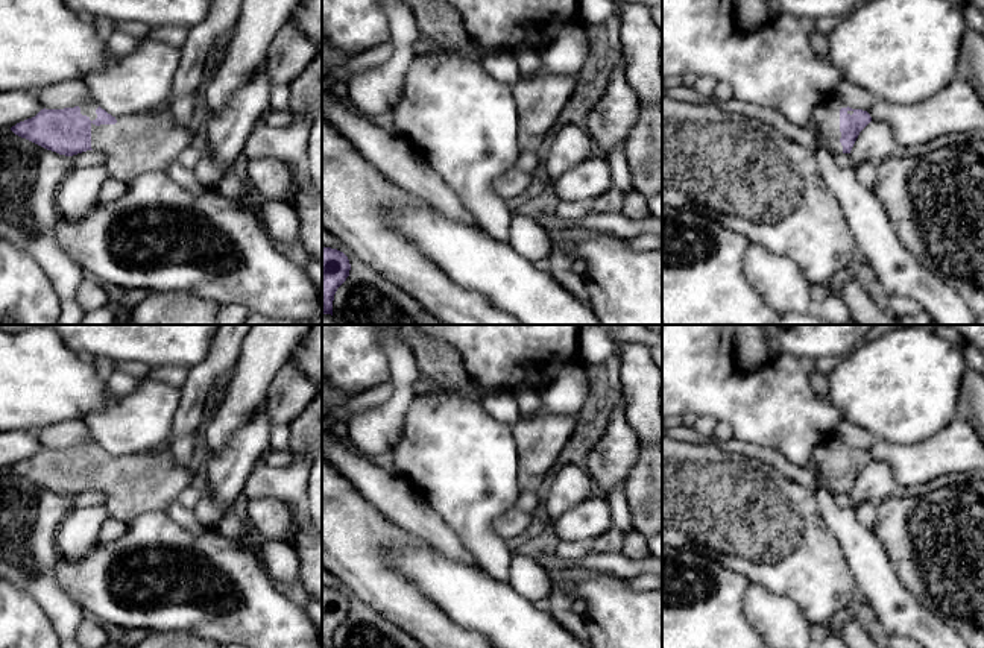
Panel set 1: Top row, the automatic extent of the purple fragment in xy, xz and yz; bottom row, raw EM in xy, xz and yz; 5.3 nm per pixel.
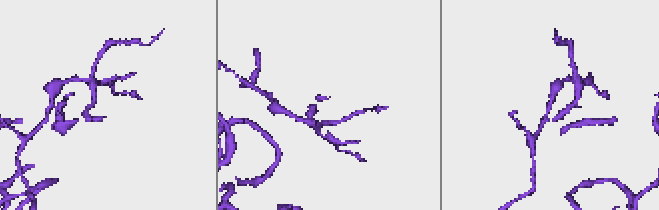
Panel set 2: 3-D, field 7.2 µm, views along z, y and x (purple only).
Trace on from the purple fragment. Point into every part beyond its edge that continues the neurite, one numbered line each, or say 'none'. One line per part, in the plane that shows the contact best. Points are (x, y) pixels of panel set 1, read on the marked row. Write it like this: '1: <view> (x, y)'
1: xy (148, 141)

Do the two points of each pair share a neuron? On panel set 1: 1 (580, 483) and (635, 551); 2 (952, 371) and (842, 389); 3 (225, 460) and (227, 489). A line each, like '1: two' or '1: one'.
1: two
2: one
3: one

